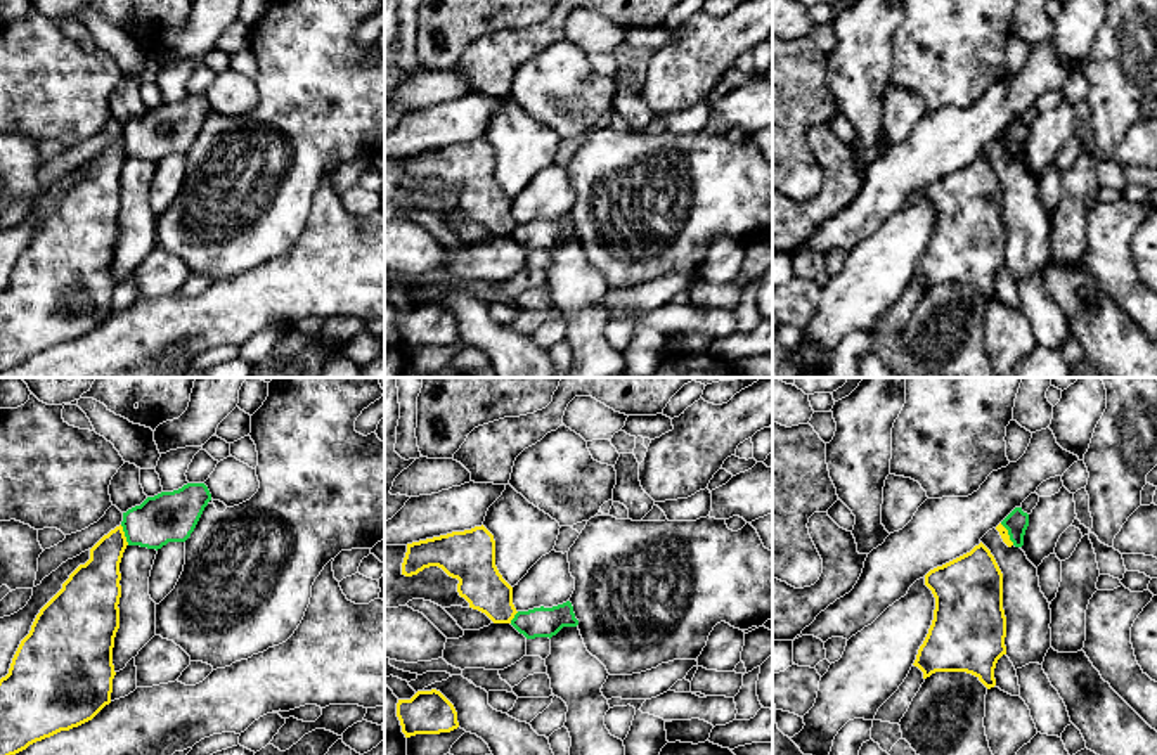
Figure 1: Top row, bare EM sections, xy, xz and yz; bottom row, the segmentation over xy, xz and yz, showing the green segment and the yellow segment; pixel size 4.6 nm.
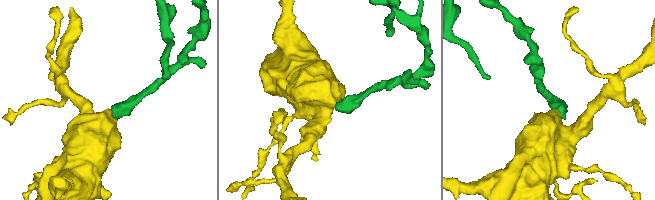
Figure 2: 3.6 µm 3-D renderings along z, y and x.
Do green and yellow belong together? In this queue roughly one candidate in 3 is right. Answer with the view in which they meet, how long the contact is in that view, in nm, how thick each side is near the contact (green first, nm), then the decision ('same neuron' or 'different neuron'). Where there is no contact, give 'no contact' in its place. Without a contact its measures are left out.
yz | 120 nm | 110/50 nm | different neuron

